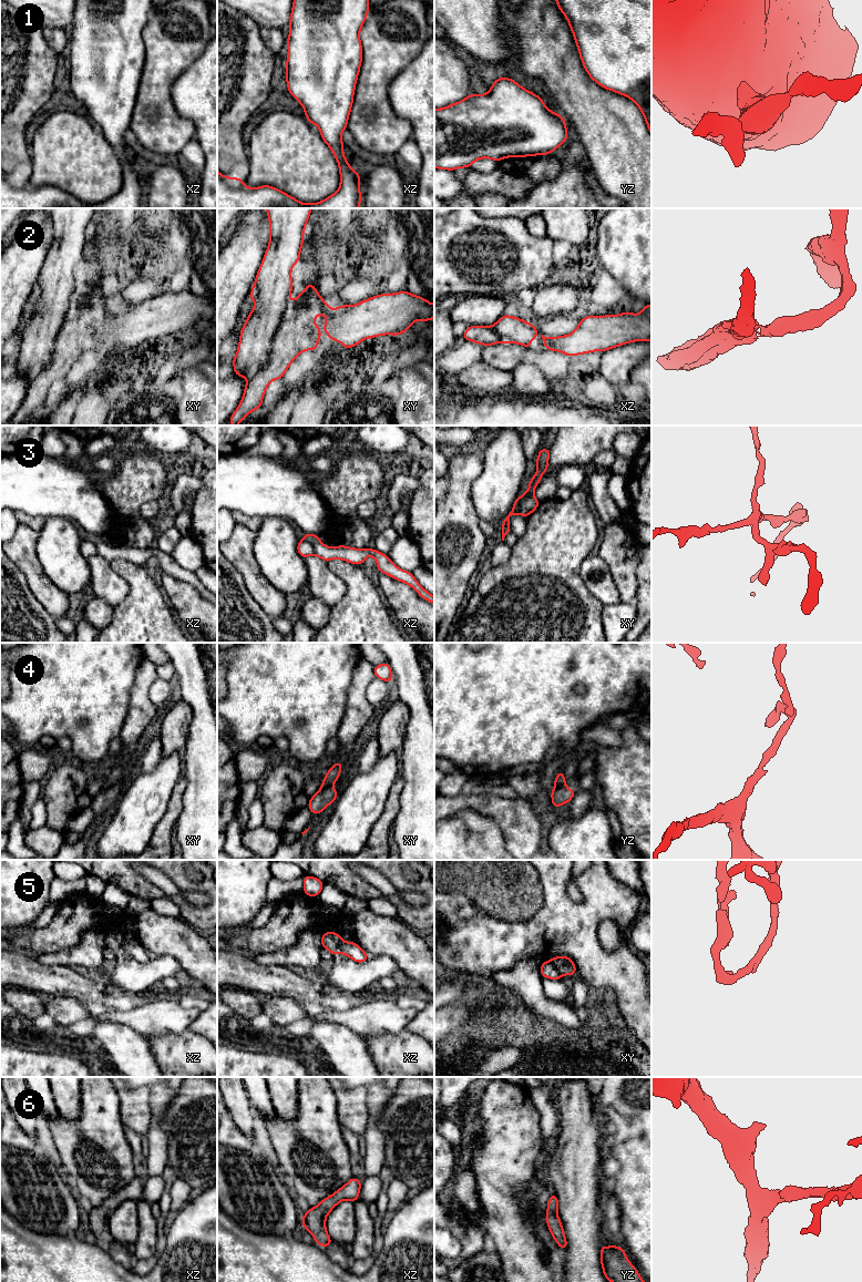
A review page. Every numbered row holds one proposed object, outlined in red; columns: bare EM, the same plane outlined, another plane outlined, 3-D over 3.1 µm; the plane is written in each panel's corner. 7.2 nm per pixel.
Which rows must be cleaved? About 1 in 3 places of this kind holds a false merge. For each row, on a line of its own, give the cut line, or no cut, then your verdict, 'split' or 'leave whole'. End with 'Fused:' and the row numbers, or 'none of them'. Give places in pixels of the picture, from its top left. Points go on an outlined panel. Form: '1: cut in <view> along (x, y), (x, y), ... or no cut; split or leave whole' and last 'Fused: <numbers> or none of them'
1: no cut; leave whole
2: no cut; leave whole
3: cut in xy along (532, 494), (521, 502), (517, 513); split
4: cut in yz along (564, 781), (554, 788); split
5: cut in xy along (548, 961), (562, 975); split
6: no cut; leave whole
Fused: 3, 4, 5

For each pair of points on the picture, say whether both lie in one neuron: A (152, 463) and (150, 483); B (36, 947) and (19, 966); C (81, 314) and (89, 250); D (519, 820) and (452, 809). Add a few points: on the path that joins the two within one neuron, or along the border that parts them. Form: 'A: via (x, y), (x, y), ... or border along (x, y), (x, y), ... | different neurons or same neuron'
A: via (150, 468), (150, 479) | same neuron
B: border along (24, 952), (36, 956) | different neurons
C: via (64, 300), (64, 268), (70, 263) | same neuron
D: via (502, 810), (488, 803), (469, 803) | same neuron

